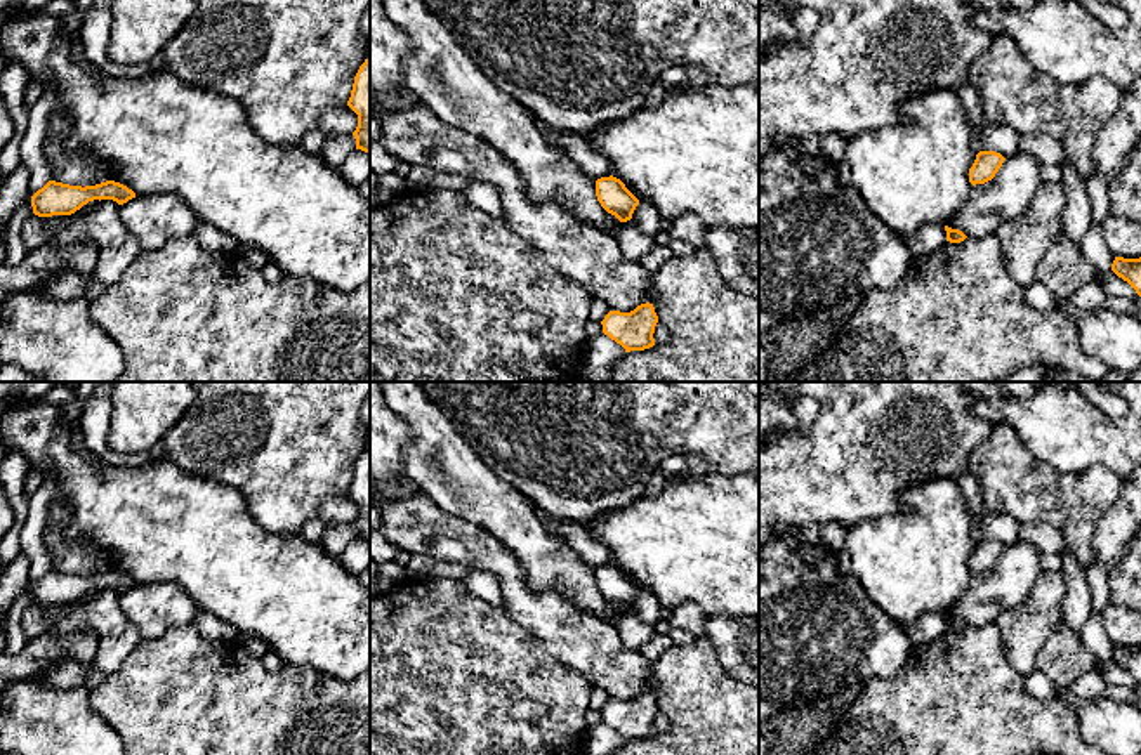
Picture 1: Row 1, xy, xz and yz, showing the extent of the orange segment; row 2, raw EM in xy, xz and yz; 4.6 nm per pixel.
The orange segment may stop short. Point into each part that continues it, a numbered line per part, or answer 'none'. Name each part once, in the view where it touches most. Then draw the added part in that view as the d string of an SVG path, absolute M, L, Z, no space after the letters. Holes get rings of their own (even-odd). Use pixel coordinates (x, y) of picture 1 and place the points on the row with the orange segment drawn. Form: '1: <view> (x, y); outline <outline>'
none

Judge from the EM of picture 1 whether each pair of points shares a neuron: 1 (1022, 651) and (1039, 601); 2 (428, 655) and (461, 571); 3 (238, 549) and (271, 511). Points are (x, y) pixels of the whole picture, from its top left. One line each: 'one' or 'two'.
1: one
2: two
3: two

